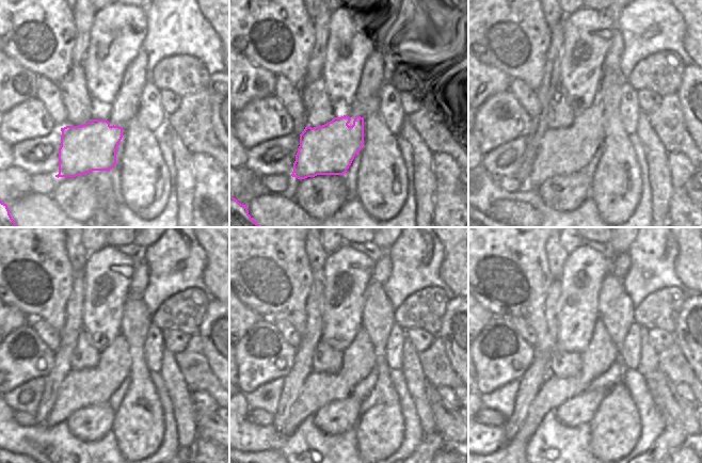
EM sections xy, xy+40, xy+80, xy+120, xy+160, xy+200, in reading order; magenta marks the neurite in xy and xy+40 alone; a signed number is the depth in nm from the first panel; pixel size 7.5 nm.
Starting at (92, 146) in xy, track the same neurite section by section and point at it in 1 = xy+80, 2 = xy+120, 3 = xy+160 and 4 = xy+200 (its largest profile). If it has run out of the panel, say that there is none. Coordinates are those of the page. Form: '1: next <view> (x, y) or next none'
1: next xy+80 (562, 150)
2: next xy+120 (93, 386)
3: next xy+160 (319, 389)
4: next xy+200 (555, 390)

